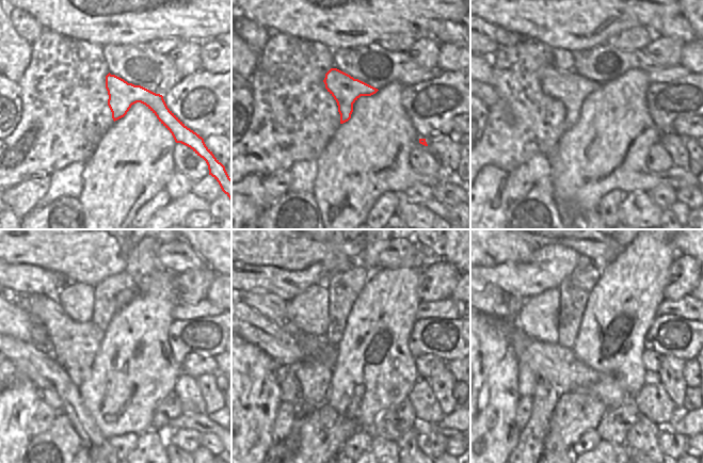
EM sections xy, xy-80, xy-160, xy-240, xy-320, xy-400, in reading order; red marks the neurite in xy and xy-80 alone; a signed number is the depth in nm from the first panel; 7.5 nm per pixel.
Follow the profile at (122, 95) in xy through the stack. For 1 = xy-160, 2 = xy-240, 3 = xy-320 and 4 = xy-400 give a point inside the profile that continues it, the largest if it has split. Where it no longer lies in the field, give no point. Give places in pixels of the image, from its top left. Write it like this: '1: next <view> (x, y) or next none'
1: next xy-160 (561, 83)
2: next xy-240 (48, 310)
3: next xy-320 (270, 305)
4: next xy-400 (492, 300)

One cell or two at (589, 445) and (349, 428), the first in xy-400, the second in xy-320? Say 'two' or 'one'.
two

